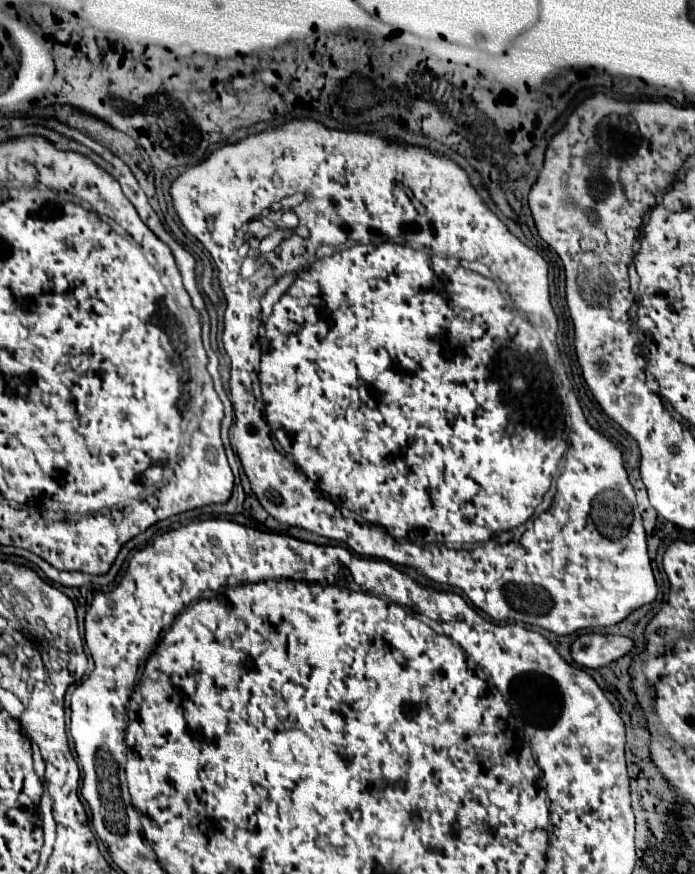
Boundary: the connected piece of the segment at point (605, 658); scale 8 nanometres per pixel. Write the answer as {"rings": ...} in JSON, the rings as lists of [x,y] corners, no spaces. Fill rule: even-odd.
{"rings":[[[587,632],[577,636],[577,640],[573,642],[571,656],[579,666],[601,668],[613,660],[619,660],[627,652],[631,652],[633,646],[635,642],[627,636]]]}

